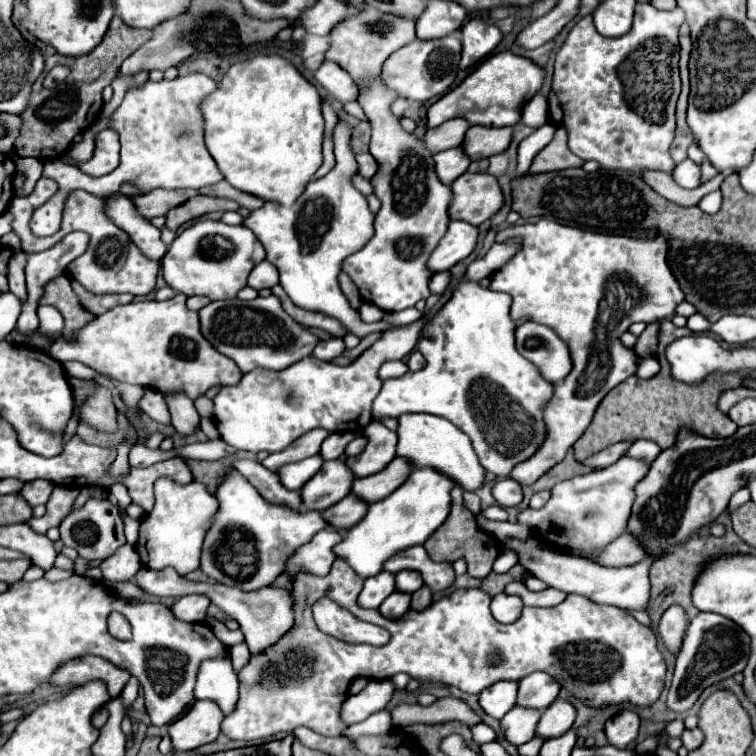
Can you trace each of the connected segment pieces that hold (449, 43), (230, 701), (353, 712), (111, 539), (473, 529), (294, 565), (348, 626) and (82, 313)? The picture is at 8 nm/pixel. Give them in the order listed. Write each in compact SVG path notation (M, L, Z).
M458 33L444 37L442 41L416 41L414 39L410 45L398 49L398 53L392 53L386 59L382 67L382 79L392 89L398 89L400 97L406 97L410 101L428 101L432 97L444 95L452 87L458 73L460 51L462 51L462 41Z
M230 653L202 661L196 675L196 699L212 699L224 715L234 711L238 701L238 679L232 669Z
M384 679L384 681L370 681L368 687L358 693L358 695L350 695L344 705L342 705L342 719L346 725L352 723L360 723L366 717L370 717L372 713L384 709L388 705L388 701L392 699L396 687L392 681Z
M88 499L82 509L68 513L68 517L60 523L60 537L66 547L76 549L78 555L86 561L104 561L126 543L122 517L108 499Z
M456 487L452 491L452 511L450 511L448 519L440 525L440 529L444 533L432 533L426 539L426 543L428 543L426 551L432 557L432 561L454 563L456 559L464 559L468 563L468 575L480 577L480 579L484 579L492 571L492 565L494 565L496 557L500 555L500 541L496 537L490 537L486 531L482 531L478 527L474 513L470 513L462 503L462 487Z
M334 529L318 531L310 543L302 545L302 549L298 549L298 553L294 553L294 557L290 557L284 573L290 575L292 579L298 575L300 569L306 569L308 573L314 573L314 575L326 575L336 559L332 549L342 539L344 539L342 533L338 533Z
M330 599L314 603L314 619L324 633L330 633L342 641L370 645L386 645L390 641L390 633L386 629L358 619Z
M60 277L48 281L38 303L40 305L52 305L62 313L62 317L66 319L64 333L66 333L68 341L74 337L74 333L78 329L82 329L94 319L94 313L86 311L80 305L76 293L70 293L70 285L66 285L66 279L60 279Z

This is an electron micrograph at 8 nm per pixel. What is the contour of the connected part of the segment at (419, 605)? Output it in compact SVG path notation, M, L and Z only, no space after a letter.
M422 585L414 595L412 595L412 609L426 609L432 603L432 591Z

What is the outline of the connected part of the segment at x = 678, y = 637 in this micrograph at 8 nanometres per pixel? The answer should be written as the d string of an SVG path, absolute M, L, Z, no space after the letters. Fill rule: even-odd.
M672 605L662 615L662 621L658 625L658 635L660 635L662 643L664 643L664 647L672 655L678 655L688 625L690 625L690 619L688 619L688 613L686 613L686 609L682 605Z

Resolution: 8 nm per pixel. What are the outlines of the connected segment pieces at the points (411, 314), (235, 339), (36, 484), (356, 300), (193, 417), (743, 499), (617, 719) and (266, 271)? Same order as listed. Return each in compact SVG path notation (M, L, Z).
M410 307L410 309L398 311L398 313L386 313L384 321L394 323L394 325L408 325L408 323L412 323L412 321L416 321L420 317L422 317L422 313L418 309L414 309L414 307Z
M276 295L258 297L254 301L224 299L212 301L200 311L202 335L226 357L234 359L236 365L248 373L252 369L286 369L296 361L312 355L318 341L306 327L296 323L284 309Z
M30 481L30 483L24 483L20 495L22 495L32 507L36 507L36 505L46 505L46 501L48 501L50 495L52 495L52 489L50 489L50 487L54 489L54 485L52 485L50 481Z
M343 271L338 276L338 281L342 292L348 298L351 306L359 308L362 304L362 298L360 297L359 291L349 276Z
M180 391L180 393L172 393L172 395L164 395L164 401L172 415L174 429L182 435L190 435L198 427L198 415L192 405L192 399Z
M742 488L738 490L734 495L732 495L730 502L728 504L728 511L731 512L737 509L739 506L750 501L750 491L747 488Z
M620 711L606 721L606 737L610 745L624 749L636 739L638 727L640 727L640 717L634 711Z
M266 259L262 263L258 263L248 277L248 287L256 289L256 291L260 291L264 287L274 287L276 283L278 283L278 269Z

